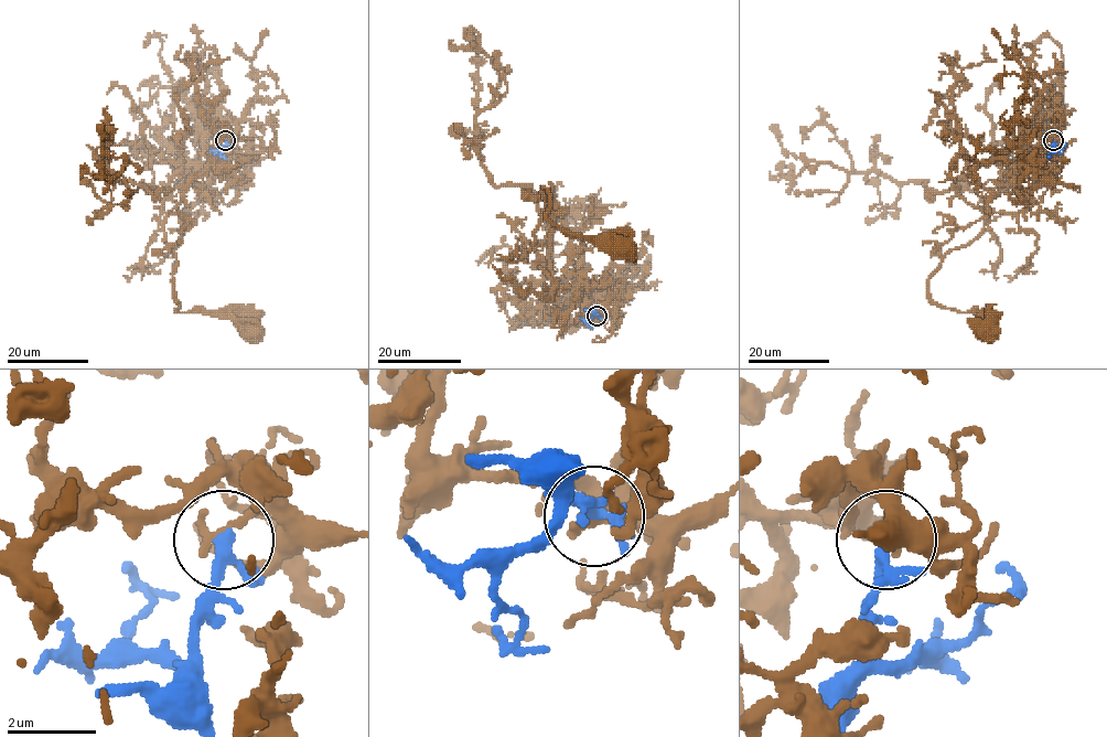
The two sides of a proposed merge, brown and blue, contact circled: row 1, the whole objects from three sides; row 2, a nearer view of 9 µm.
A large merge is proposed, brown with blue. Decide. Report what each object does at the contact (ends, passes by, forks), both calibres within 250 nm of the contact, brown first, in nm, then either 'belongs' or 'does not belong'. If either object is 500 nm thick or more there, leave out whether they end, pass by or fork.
brown ends there; blue passes by; 240 nm thick on the brown side, 240 nm on the other; does not belong

